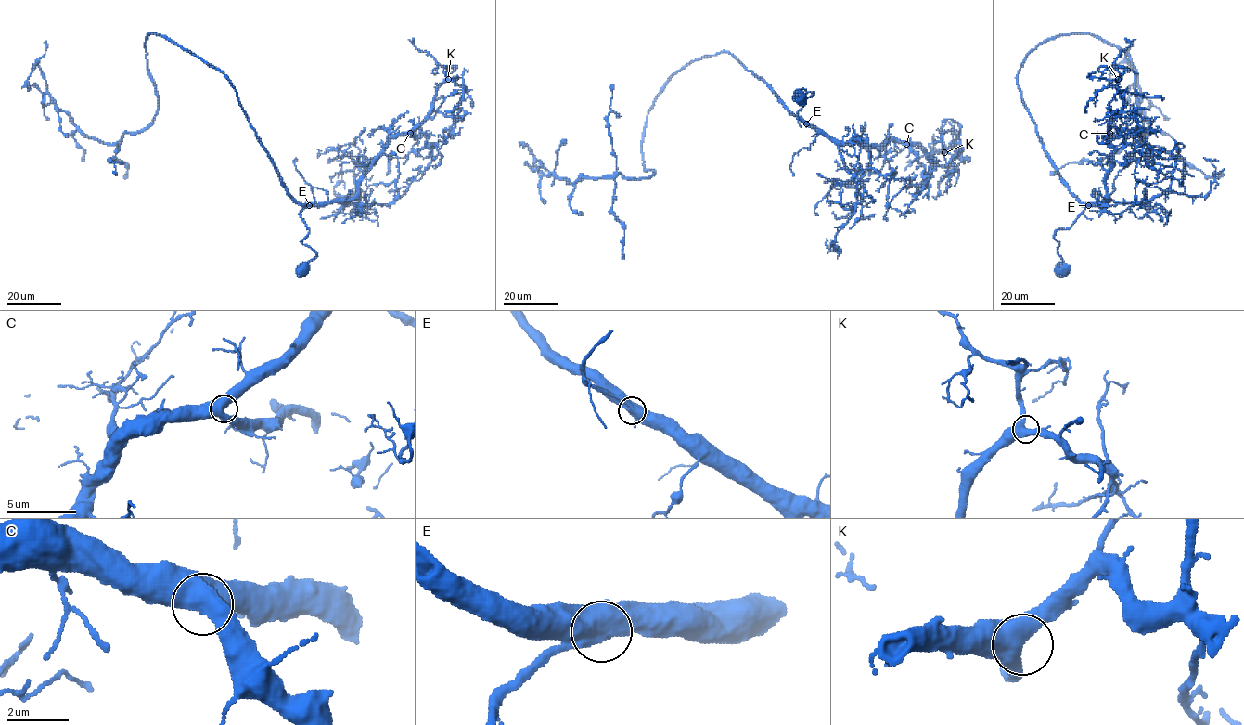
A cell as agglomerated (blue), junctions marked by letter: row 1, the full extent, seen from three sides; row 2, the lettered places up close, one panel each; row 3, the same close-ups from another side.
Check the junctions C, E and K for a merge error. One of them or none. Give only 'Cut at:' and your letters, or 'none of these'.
Cut at: none of these

